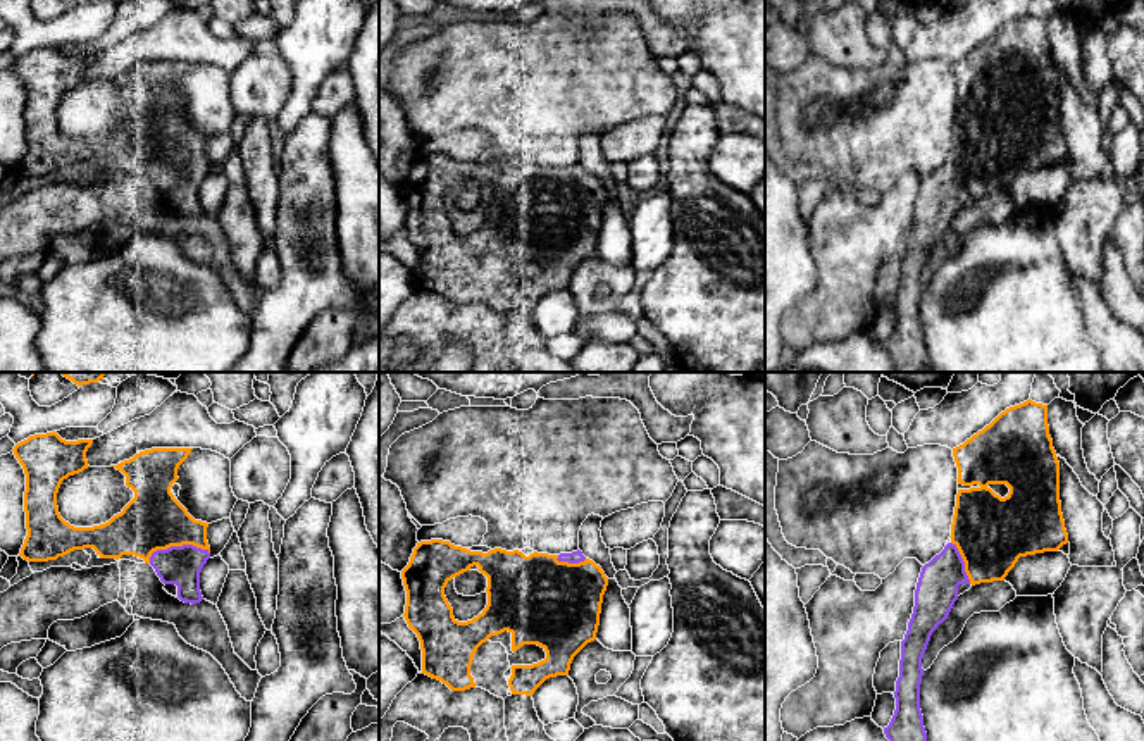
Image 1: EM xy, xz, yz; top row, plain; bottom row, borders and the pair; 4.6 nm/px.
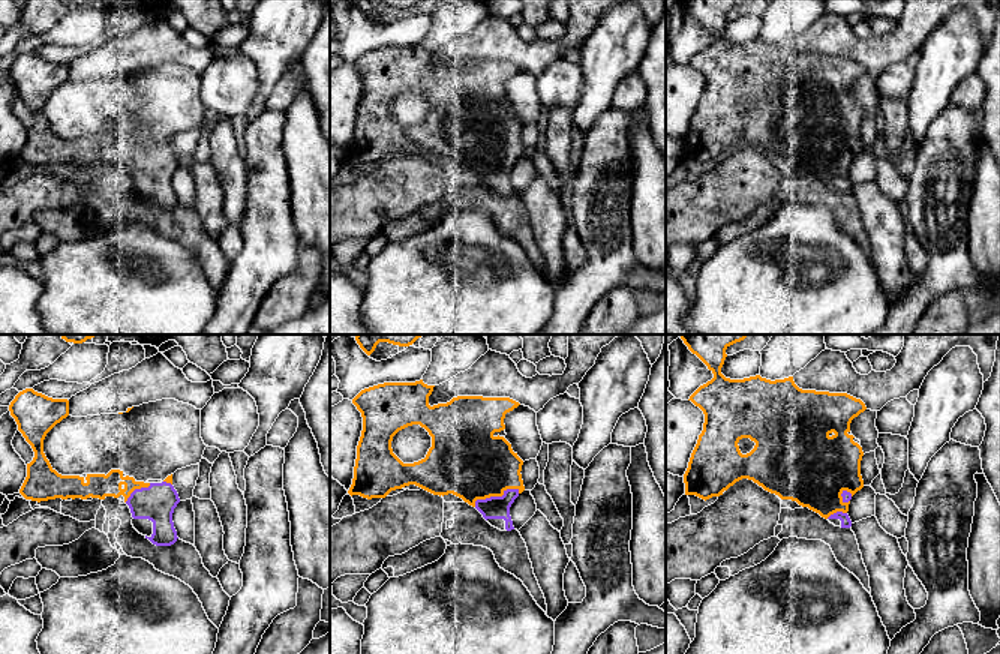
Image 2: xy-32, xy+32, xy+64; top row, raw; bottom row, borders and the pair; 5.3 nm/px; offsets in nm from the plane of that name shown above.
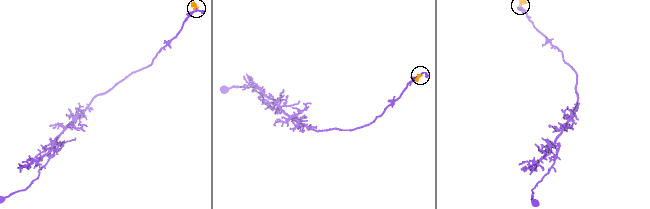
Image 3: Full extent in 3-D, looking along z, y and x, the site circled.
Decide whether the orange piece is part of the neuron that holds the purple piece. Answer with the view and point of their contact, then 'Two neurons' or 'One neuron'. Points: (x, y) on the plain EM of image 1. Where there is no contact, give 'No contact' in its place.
Touches purple at xy (176, 161). One neuron

